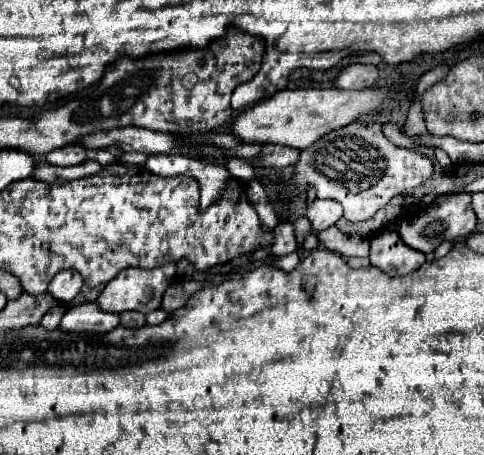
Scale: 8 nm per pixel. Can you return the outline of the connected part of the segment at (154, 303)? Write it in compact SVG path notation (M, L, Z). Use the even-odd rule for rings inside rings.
M166 262L164 266L158 266L156 270L138 270L138 268L126 268L122 270L114 280L106 284L102 290L98 304L106 312L126 312L126 310L138 310L142 314L150 314L156 308L160 308L162 296L166 288L172 284L172 276L176 276L176 262Z

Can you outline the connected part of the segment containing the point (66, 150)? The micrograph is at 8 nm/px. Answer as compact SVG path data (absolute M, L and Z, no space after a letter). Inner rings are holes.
M78 144L64 146L60 150L52 150L52 154L48 154L46 160L52 166L76 166L86 160L86 148L78 146Z

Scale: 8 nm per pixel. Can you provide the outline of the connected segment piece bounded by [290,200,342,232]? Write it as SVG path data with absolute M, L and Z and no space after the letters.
M296 200L290 210L296 210L298 206L304 208L304 214L310 220L314 232L322 232L334 226L342 216L342 206L336 200L316 200L312 206L304 206L304 200Z

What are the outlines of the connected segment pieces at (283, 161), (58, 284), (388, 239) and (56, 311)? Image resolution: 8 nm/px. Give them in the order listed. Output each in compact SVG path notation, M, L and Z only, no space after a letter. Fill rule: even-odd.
M268 144L262 146L260 154L256 158L252 158L252 166L256 168L272 168L272 170L282 170L286 166L292 166L298 160L298 152L294 148L288 146L276 146L276 144Z
M62 270L48 284L48 294L52 294L52 298L62 304L70 304L72 298L80 292L80 288L82 288L80 274L76 274L74 270Z
M384 232L370 242L370 262L392 276L406 276L418 270L426 256L408 248L396 232Z
M56 306L56 308L52 308L50 312L46 312L46 314L44 314L44 318L42 318L42 322L40 322L40 324L42 324L46 330L54 330L54 328L58 328L58 326L60 326L60 320L62 320L64 312L66 312L66 308L64 308L64 306Z

